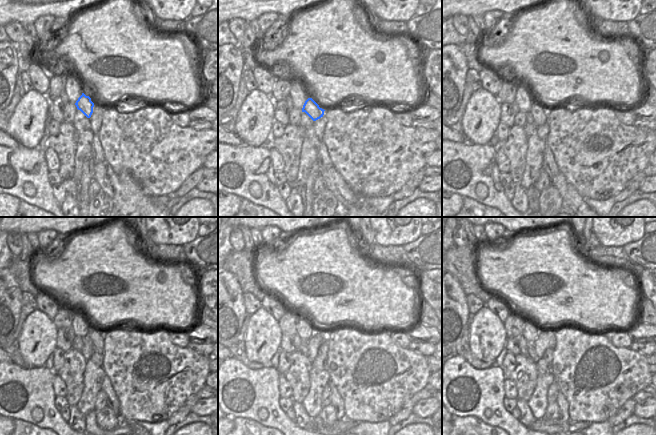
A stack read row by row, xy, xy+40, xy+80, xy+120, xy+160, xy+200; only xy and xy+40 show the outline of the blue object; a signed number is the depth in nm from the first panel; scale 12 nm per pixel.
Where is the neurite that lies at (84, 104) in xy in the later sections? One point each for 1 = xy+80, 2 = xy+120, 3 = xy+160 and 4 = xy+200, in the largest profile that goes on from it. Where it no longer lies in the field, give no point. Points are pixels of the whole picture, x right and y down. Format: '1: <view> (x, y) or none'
1: xy+80 (539, 112)
2: xy+120 (96, 336)
3: xy+160 (322, 350)
4: xy+200 (548, 354)

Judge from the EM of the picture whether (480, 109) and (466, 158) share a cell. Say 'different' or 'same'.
different

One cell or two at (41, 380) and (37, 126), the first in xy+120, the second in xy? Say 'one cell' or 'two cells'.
two cells

